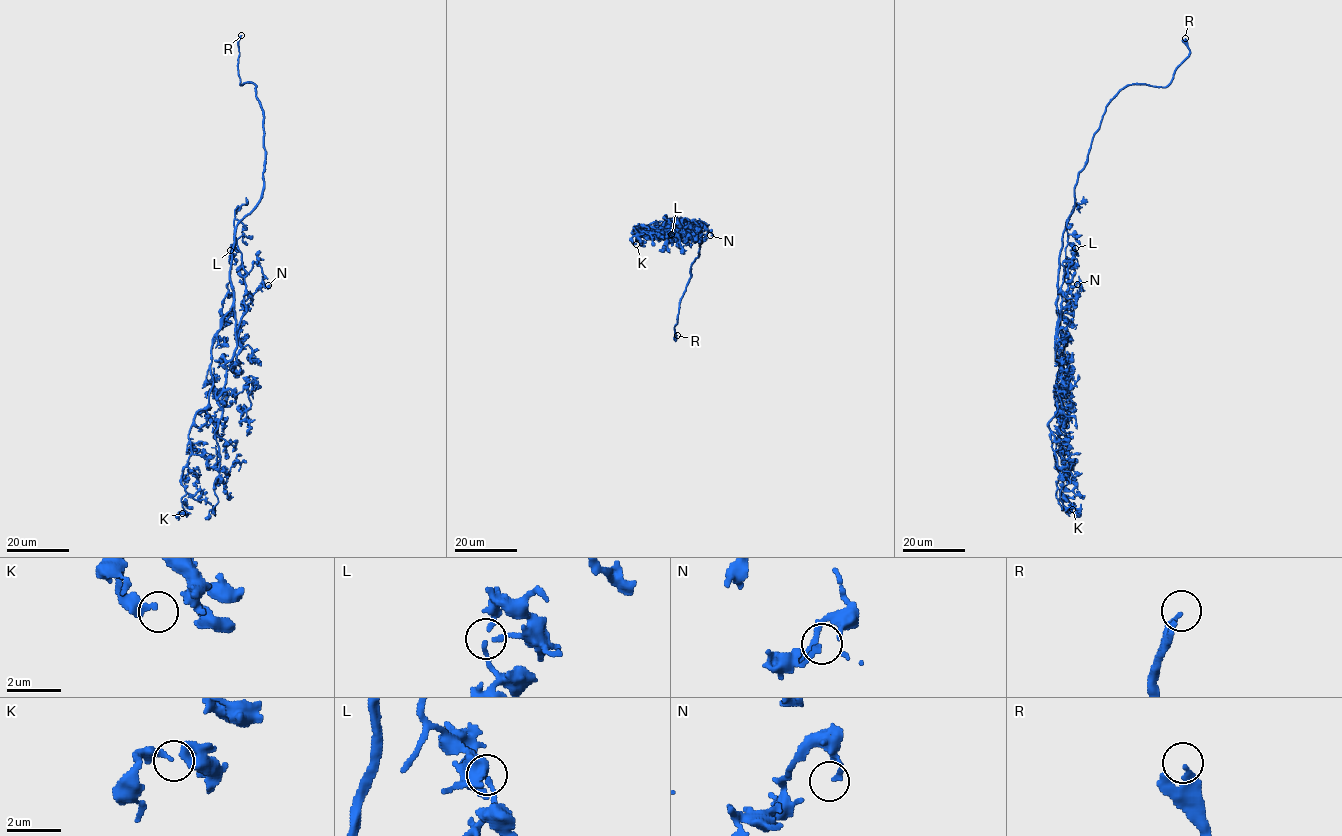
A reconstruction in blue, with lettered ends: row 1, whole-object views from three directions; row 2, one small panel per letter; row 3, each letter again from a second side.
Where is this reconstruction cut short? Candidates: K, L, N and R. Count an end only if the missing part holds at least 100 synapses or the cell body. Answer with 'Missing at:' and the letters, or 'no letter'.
Missing at: R

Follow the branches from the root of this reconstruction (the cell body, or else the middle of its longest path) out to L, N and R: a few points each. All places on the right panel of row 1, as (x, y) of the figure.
L: (1060, 254), (1056, 307), (1060, 321), (1067, 304), (1064, 294), (1068, 285), (1064, 272), (1074, 258), (1075, 248)
N: (1060, 254), (1063, 232), (1066, 230), (1063, 295), (1067, 299), (1074, 298), (1080, 283), (1073, 286), (1077, 284)
R: (1060, 254), (1063, 232), (1074, 207), (1077, 174), (1106, 105), (1129, 85), (1165, 87), (1188, 55), (1185, 38)

